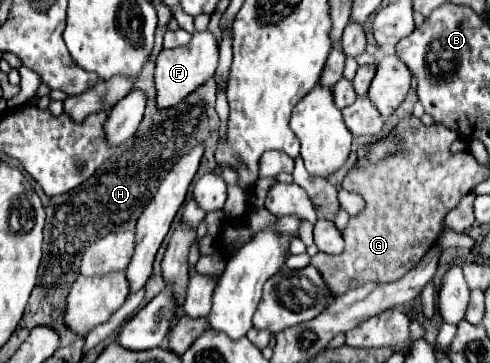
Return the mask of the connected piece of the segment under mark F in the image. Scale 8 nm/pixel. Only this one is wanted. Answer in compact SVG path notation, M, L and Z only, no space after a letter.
M209 30L195 32L189 46L181 46L179 50L163 50L157 56L157 68L155 68L155 88L157 88L157 108L167 110L175 108L181 100L185 100L191 92L195 92L199 86L203 86L217 68L219 48L215 44L215 38Z

